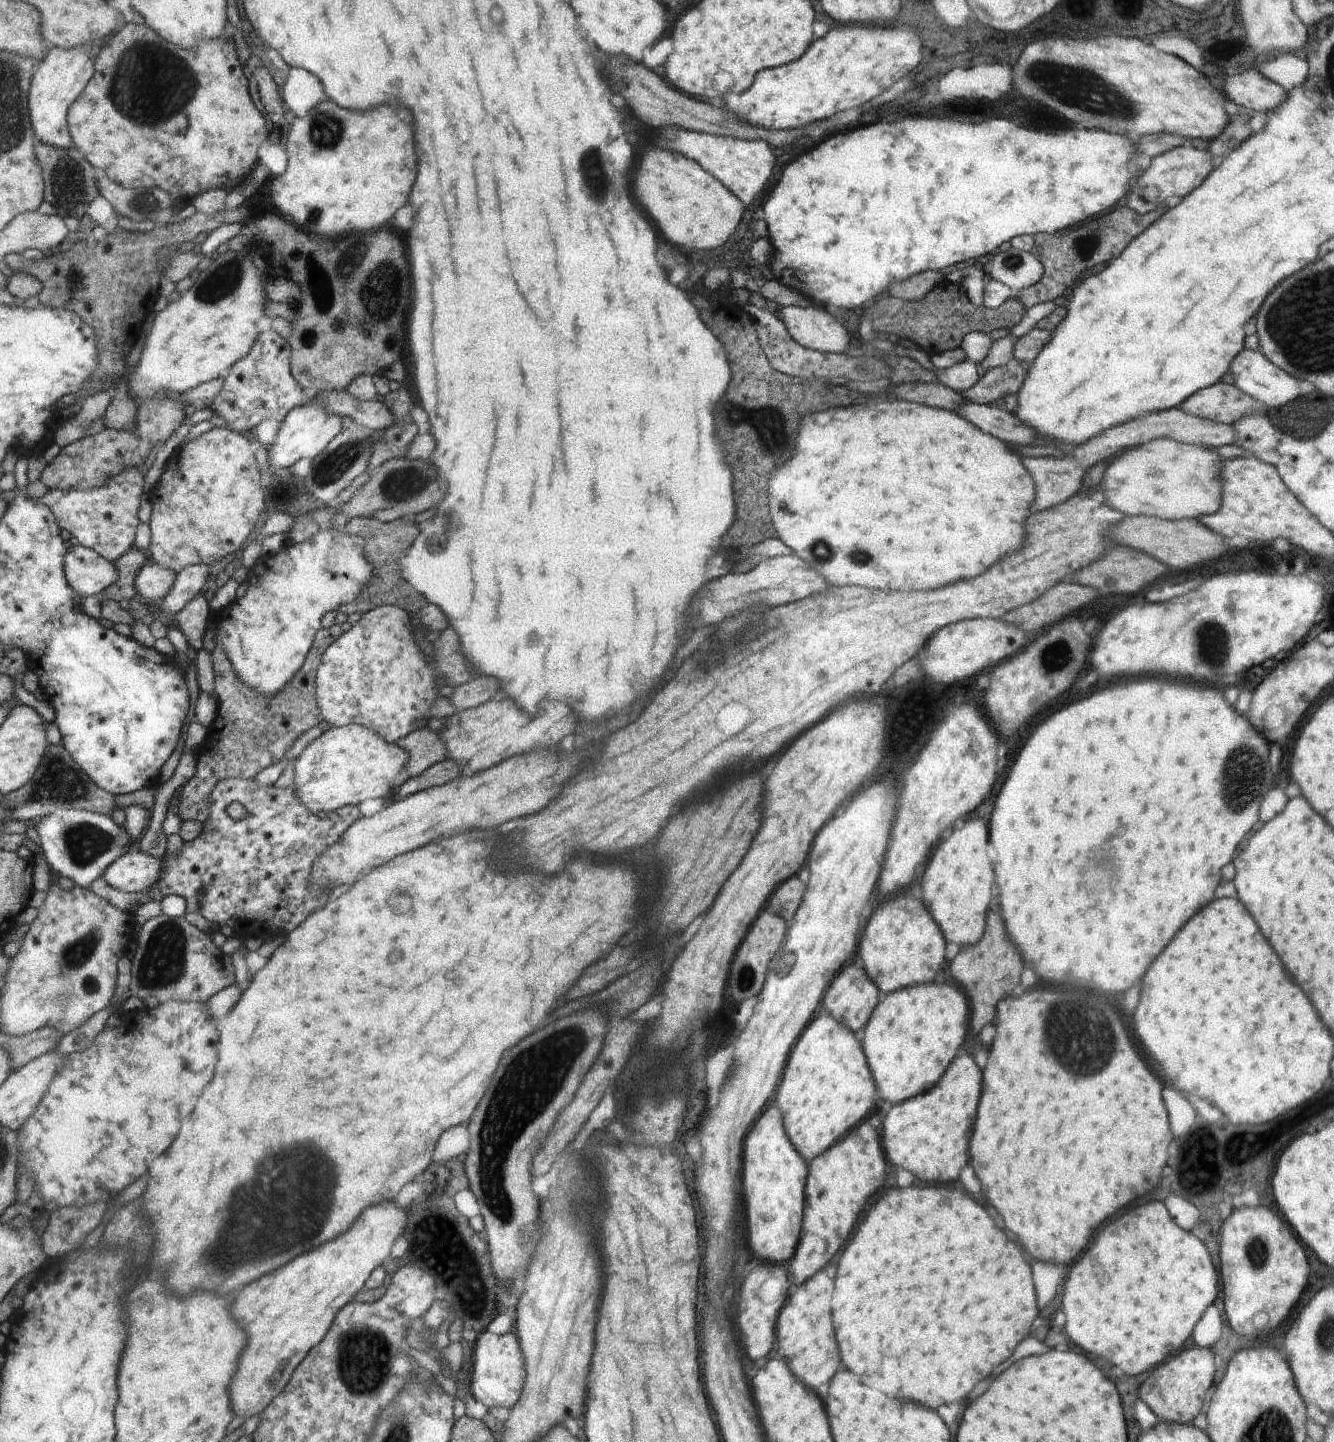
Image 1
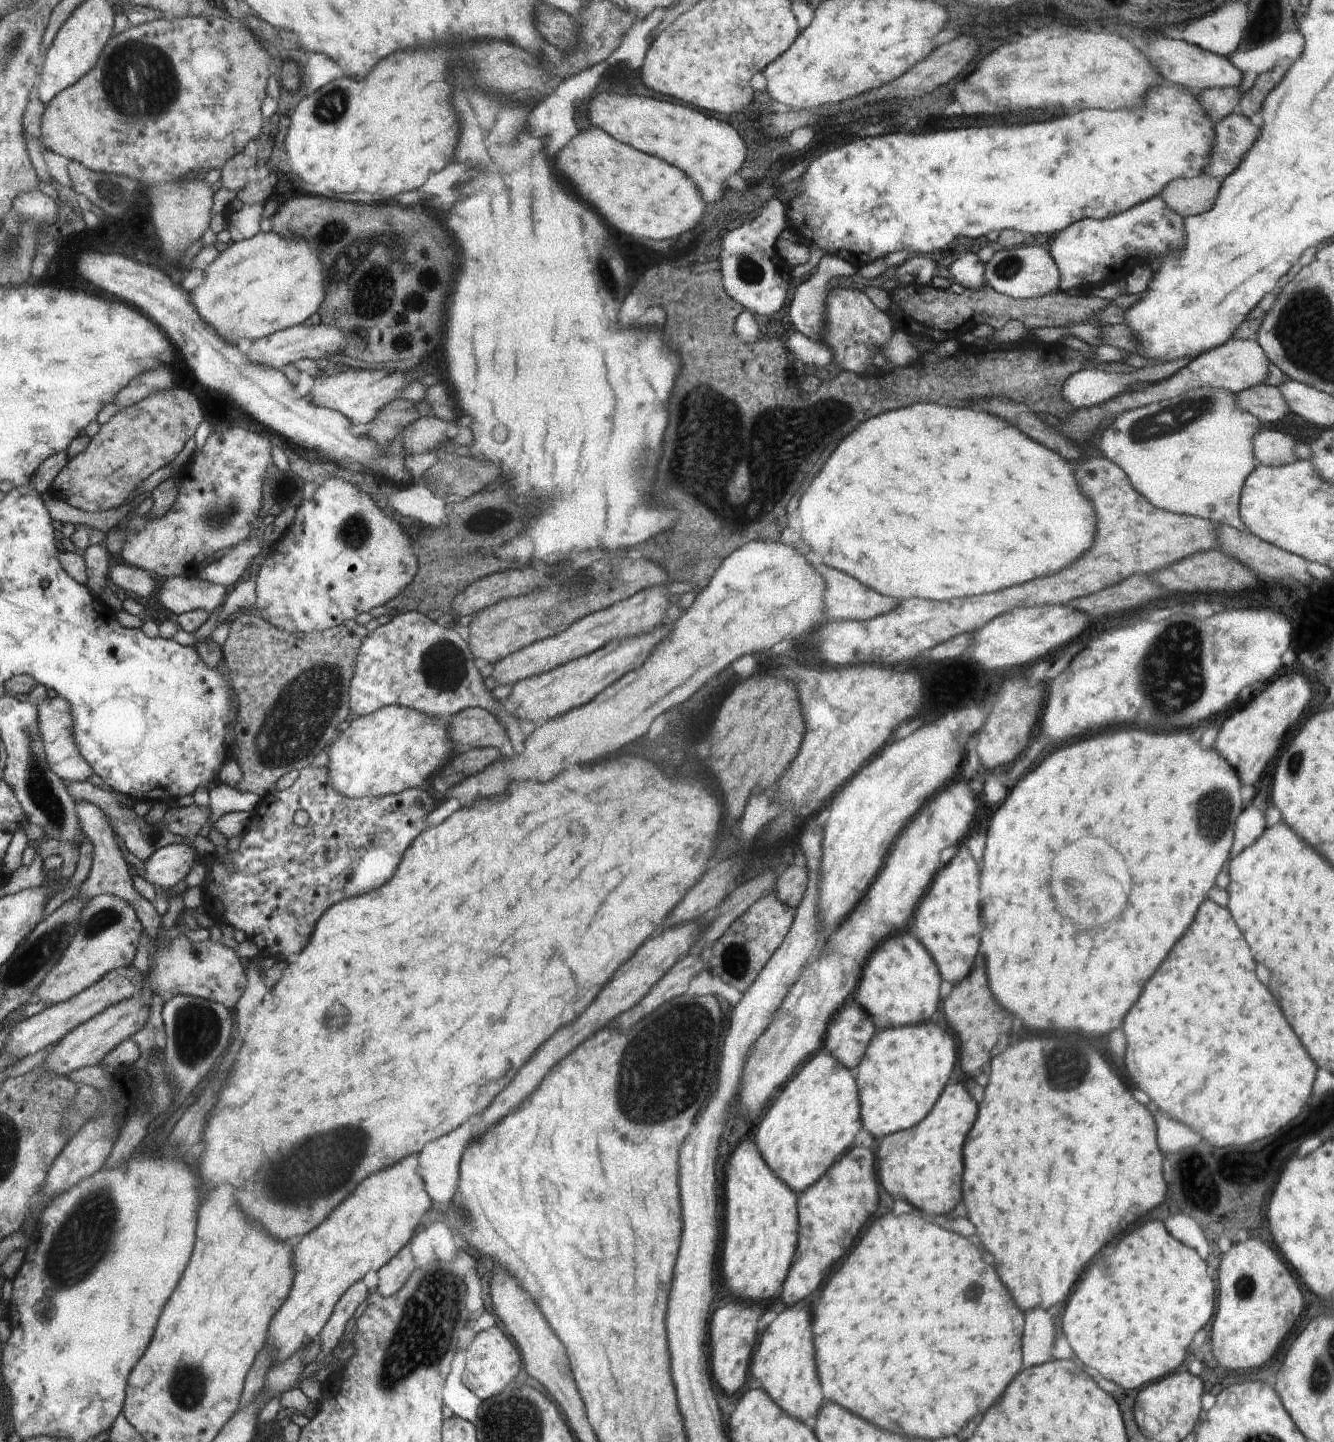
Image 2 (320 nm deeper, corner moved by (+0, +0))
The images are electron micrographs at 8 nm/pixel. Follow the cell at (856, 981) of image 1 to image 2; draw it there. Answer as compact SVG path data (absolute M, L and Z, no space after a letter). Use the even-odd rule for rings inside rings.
M852 998L829 1023L826 1052L855 1072L877 1030L869 1015Z

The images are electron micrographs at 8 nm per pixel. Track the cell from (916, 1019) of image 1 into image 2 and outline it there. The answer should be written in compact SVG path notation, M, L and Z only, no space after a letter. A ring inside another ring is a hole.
M942 1020L878 1029L855 1071L861 1124L874 1139L909 1130L933 1110L956 1064L953 1032Z

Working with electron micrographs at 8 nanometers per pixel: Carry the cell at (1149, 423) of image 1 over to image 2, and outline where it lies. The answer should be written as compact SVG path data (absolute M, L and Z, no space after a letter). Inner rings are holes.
M1261 428L1254 434L1252 444L1258 464L1281 467L1298 461L1295 453L1297 442L1282 432Z

